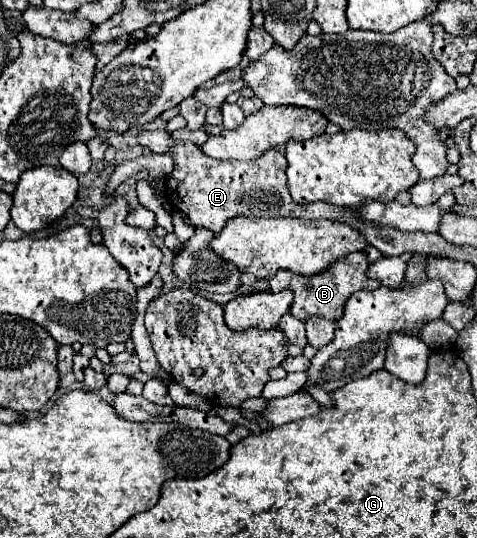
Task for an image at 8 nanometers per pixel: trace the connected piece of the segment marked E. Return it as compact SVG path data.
M141 130L137 142L151 152L173 152L175 168L167 178L165 196L169 198L173 210L183 212L193 226L203 226L211 232L221 232L223 224L231 216L251 216L251 218L331 218L337 220L343 206L311 202L297 204L287 190L287 160L285 156L269 148L255 160L213 160L207 156L201 146L185 142L173 142L165 130Z

